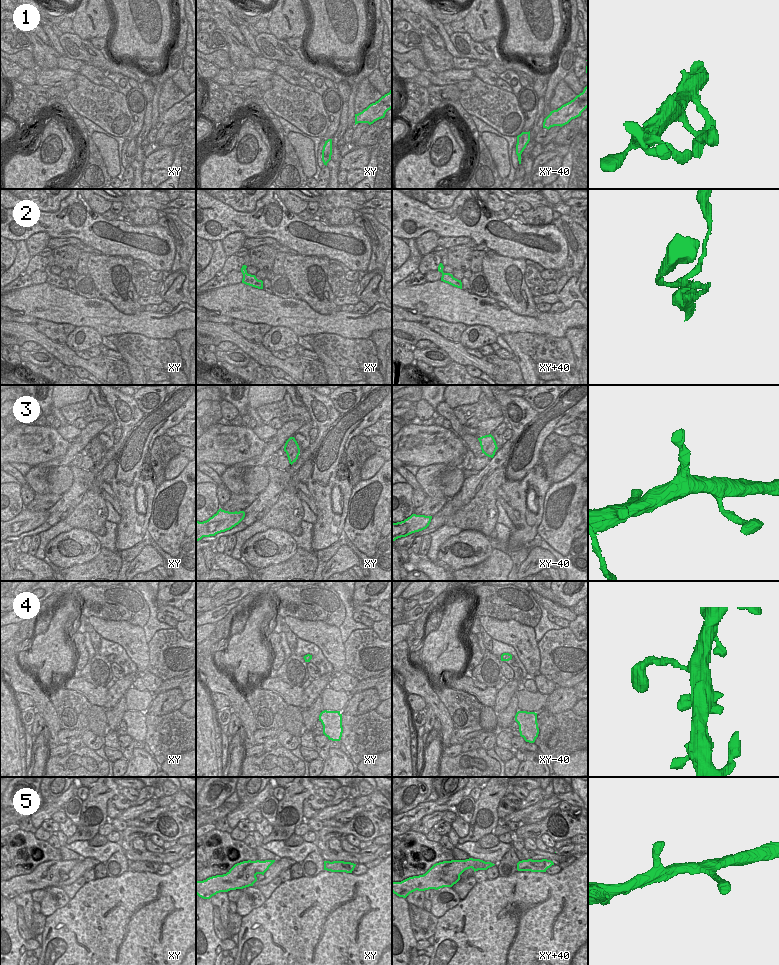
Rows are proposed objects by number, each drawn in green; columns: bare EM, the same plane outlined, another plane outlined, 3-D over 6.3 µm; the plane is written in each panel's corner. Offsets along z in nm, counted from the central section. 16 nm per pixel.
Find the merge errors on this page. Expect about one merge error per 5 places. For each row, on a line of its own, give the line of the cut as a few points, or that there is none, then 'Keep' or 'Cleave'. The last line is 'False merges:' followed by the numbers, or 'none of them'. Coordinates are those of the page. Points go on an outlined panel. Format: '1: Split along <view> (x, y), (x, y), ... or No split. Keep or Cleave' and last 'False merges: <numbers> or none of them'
1: No split. Keep
2: No split. Keep
3: No split. Keep
4: No split. Keep
5: No split. Keep
False merges: none of them

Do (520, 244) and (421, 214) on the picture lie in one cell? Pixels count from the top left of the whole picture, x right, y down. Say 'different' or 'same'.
same

